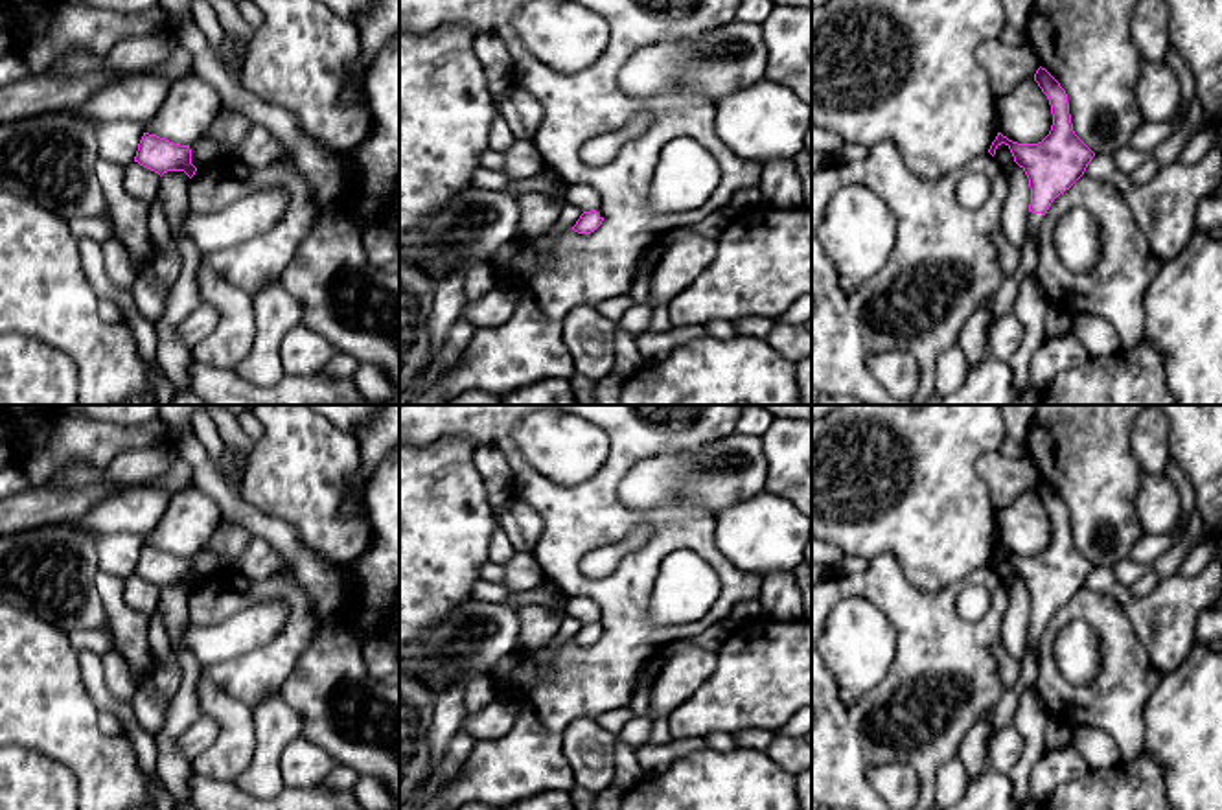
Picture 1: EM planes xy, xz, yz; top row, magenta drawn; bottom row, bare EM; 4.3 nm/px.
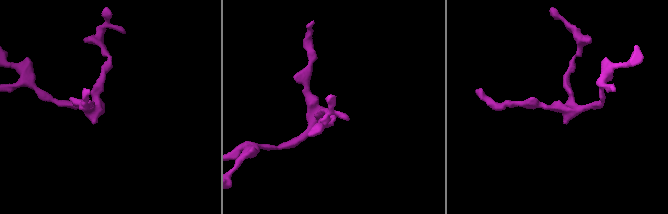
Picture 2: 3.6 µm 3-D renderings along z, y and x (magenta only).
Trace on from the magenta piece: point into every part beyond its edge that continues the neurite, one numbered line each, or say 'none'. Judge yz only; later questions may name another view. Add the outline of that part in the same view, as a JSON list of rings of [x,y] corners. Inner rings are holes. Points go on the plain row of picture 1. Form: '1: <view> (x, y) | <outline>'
1: yz (1033, 632) | [[[1029,624],[1027,628],[1027,646],[1034,652],[1040,648],[1040,637],[1045,628]]]

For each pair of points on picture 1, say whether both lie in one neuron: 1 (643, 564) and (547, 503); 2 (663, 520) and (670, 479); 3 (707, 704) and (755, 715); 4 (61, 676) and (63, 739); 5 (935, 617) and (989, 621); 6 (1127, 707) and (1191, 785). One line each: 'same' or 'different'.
1: same
2: different
3: same
4: same
5: same
6: different

